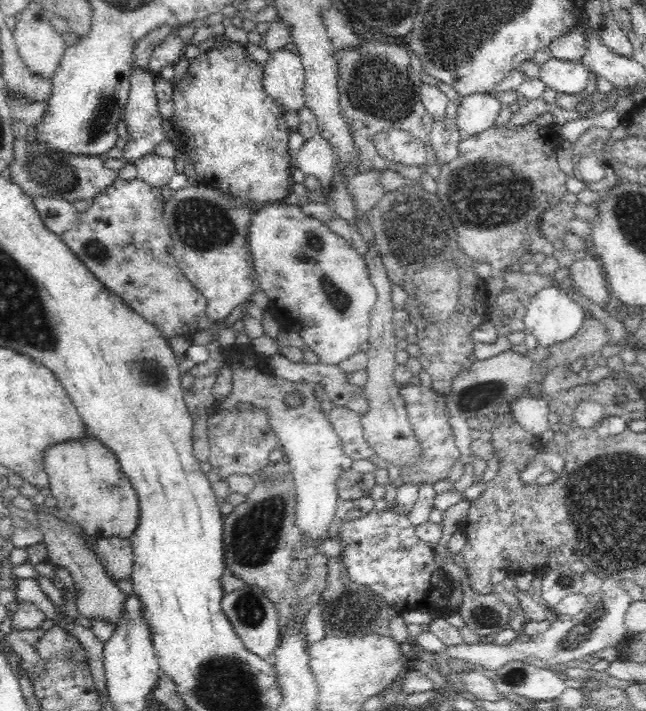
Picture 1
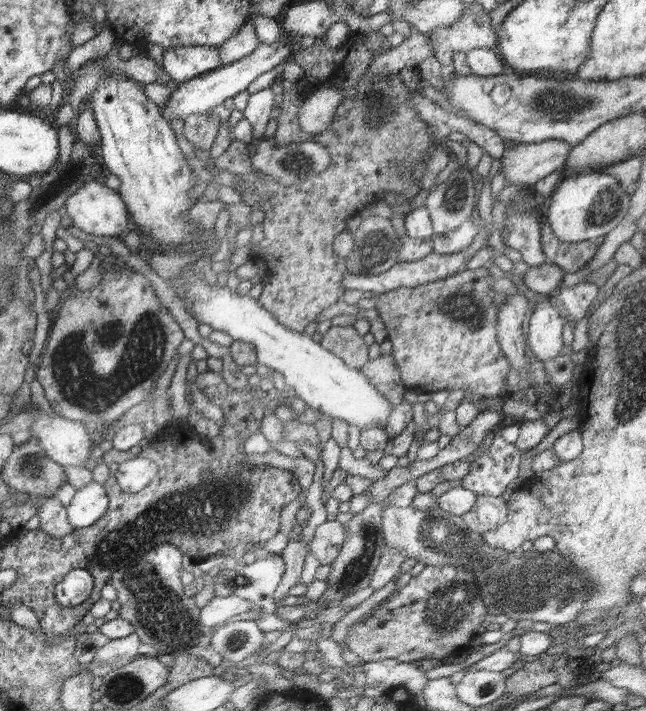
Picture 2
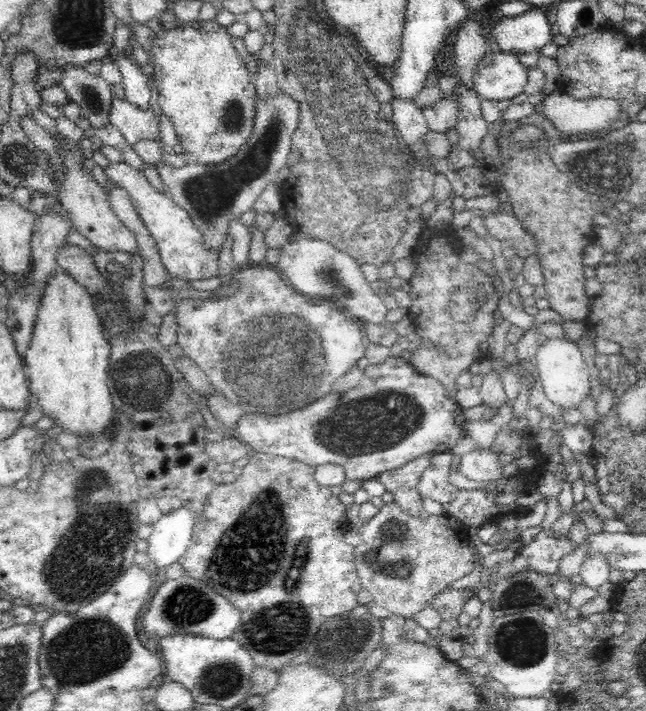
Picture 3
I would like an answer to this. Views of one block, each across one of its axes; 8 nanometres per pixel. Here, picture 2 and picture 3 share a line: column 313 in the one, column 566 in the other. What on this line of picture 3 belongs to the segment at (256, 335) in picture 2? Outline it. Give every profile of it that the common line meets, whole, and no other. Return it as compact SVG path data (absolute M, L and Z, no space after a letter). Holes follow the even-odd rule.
M564 338L545 339L539 347L534 358L534 363L539 370L541 383L548 399L562 410L573 406L578 407L587 394L590 394L590 377L583 354L578 345Z

